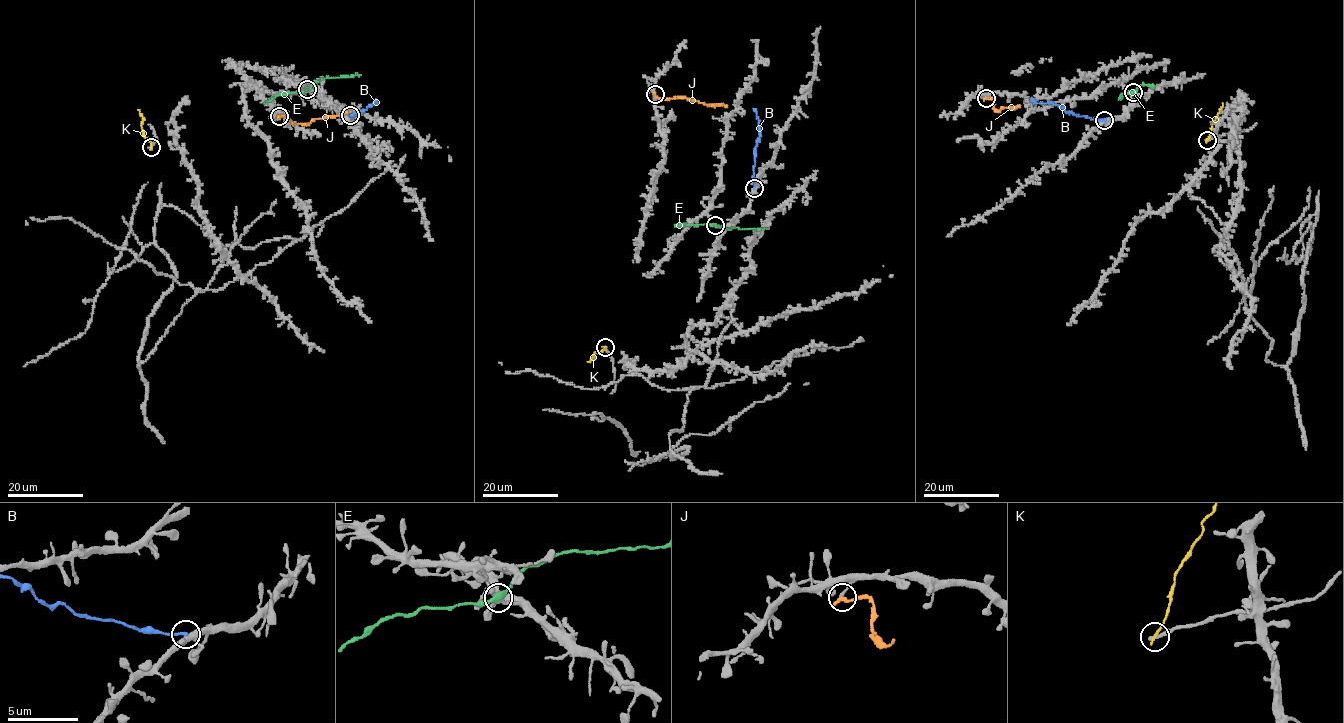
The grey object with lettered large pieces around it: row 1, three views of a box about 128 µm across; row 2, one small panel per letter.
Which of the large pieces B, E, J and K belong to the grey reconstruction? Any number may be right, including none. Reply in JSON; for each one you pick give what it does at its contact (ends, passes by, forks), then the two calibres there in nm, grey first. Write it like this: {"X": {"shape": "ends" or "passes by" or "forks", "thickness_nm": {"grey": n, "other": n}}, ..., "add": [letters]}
{"add": []}

